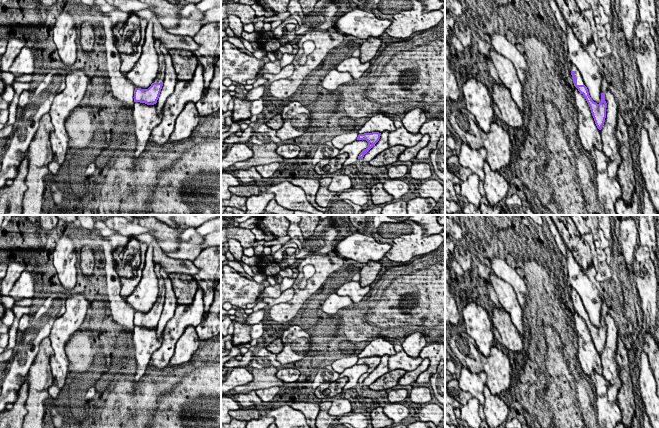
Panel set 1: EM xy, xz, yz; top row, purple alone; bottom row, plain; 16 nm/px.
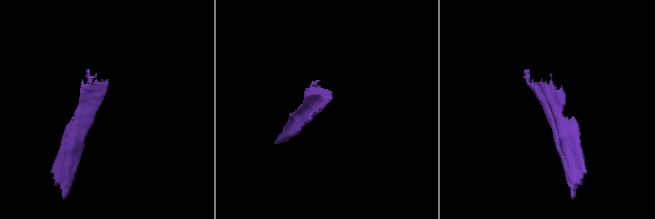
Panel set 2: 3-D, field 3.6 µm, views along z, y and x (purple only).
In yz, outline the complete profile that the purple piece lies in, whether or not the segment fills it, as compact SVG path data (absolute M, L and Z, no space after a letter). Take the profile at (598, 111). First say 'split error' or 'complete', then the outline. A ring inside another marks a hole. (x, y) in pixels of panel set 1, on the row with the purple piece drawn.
split error | M573 64L571 65L570 72L572 75L574 86L585 97L585 99L590 107L595 124L596 124L597 128L599 130L601 130L602 126L604 125L605 118L606 118L607 103L605 101L605 92L601 93L601 102L599 104L597 104L590 97L588 89L585 86L583 79L581 77L581 74L575 65L573 65Z

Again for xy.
split error | M156 77L148 89L135 88L134 102L154 105L157 103L163 86L163 77Z

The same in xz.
complete | M372 132L372 133L364 133L359 134L357 140L366 140L368 142L368 146L364 149L358 156L358 159L363 159L364 155L379 141L381 133Z

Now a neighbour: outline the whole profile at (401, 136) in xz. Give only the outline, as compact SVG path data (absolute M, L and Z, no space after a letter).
M395 120L395 131L389 132L388 143L390 146L403 145L406 148L415 146L423 137L420 132L413 134L403 125L402 121Z

